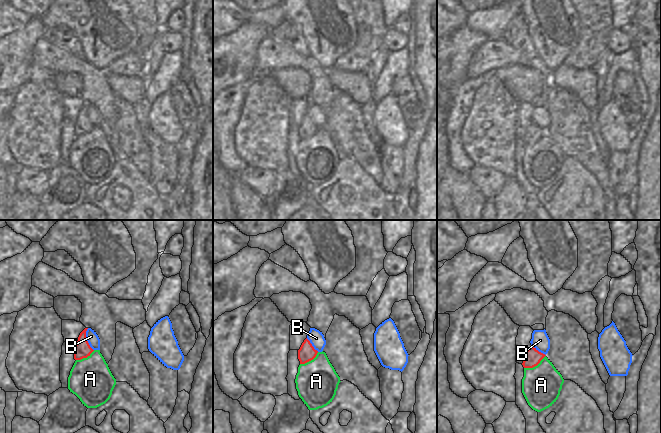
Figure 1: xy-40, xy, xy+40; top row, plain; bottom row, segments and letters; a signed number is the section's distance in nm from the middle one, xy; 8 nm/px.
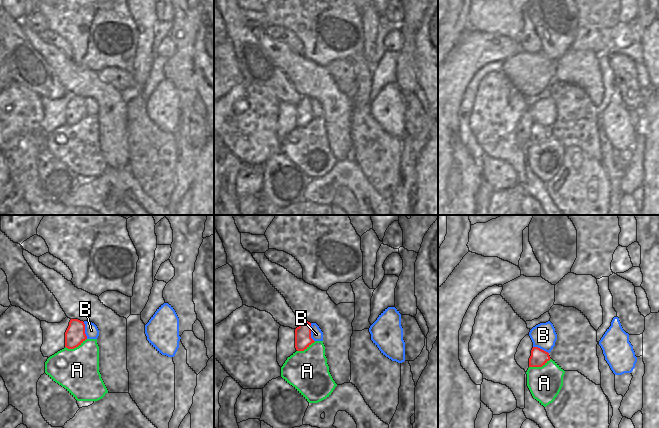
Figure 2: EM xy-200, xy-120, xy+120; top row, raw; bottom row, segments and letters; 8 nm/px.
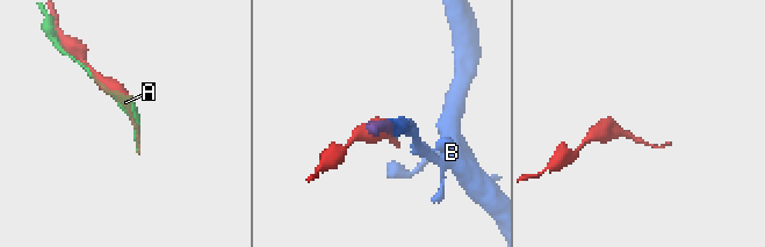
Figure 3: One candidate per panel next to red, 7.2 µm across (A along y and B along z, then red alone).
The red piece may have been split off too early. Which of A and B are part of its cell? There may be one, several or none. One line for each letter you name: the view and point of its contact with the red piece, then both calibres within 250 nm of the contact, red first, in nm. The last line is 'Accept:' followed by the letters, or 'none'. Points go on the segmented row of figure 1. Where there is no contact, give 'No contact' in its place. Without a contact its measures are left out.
Accept: none.

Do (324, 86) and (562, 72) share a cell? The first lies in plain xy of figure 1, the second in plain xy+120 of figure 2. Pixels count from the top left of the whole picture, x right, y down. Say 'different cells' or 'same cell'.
same cell

